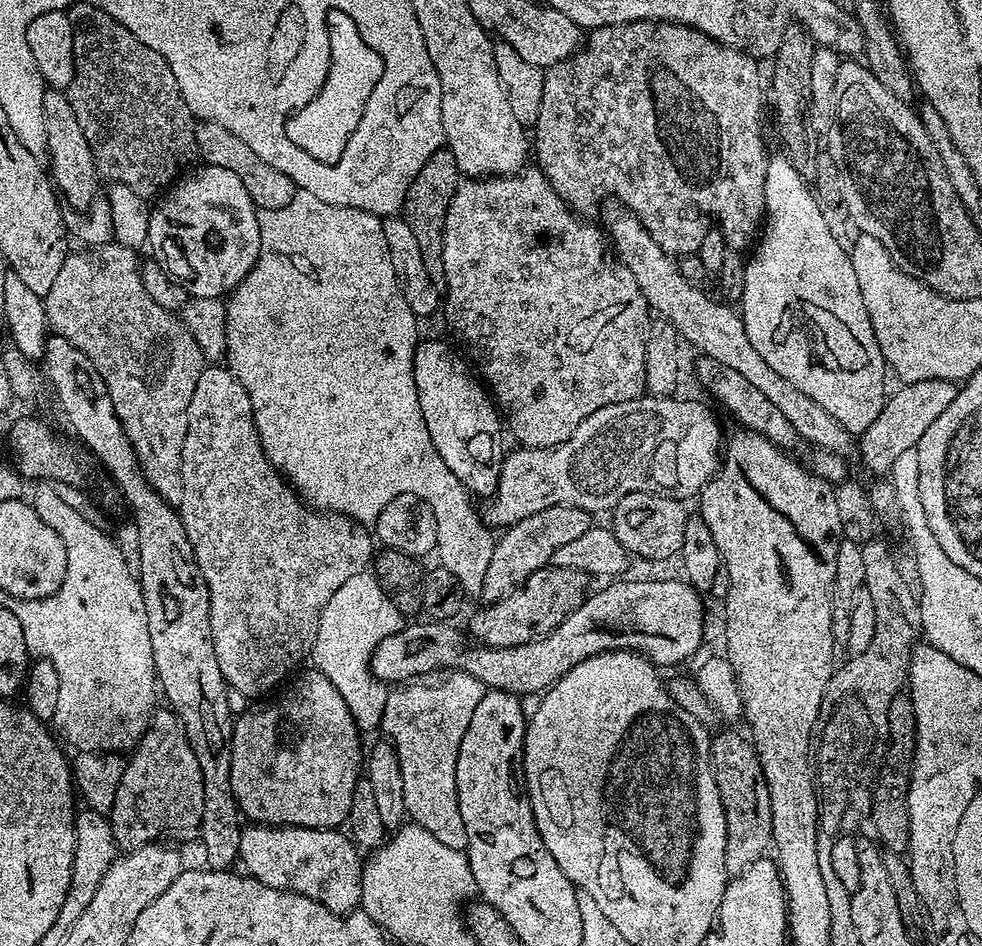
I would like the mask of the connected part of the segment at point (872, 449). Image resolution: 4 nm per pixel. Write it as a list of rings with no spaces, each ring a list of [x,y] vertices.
[[[923,380],[913,384],[901,383],[896,393],[889,395],[884,401],[884,409],[870,422],[870,426],[858,436],[858,456],[864,459],[864,464],[876,474],[891,473],[894,461],[905,450],[915,448],[916,444],[930,430],[942,410],[954,402],[958,391],[957,385],[951,380]]]

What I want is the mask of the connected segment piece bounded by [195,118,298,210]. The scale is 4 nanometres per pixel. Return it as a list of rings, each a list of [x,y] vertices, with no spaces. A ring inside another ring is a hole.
[[[204,118],[195,127],[199,159],[206,164],[226,166],[226,170],[238,174],[242,186],[246,186],[257,209],[278,210],[282,206],[286,206],[290,202],[290,198],[294,198],[294,194],[298,191],[297,181],[286,178],[286,174],[282,170],[278,170],[276,165],[262,162],[262,158],[258,154],[254,154],[254,150],[250,146],[246,146],[246,142],[242,138],[238,138],[236,132],[229,130],[227,124],[219,124],[211,118]]]

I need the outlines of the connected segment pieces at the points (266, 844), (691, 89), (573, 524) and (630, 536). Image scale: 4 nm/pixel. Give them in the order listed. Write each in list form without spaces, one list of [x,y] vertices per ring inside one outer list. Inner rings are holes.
[[[249,823],[240,833],[239,863],[244,863],[243,871],[254,877],[266,886],[278,890],[297,892],[306,898],[314,898],[326,910],[347,914],[360,908],[360,895],[362,894],[362,863],[361,849],[352,843],[351,835],[335,828],[303,828],[290,826],[289,828],[274,824]]]
[[[639,20],[622,26],[591,29],[580,51],[545,71],[542,110],[538,110],[534,125],[535,163],[550,186],[554,186],[556,193],[573,212],[588,218],[600,203],[603,205],[609,198],[615,198],[638,217],[654,242],[658,242],[658,246],[662,246],[662,250],[673,258],[696,256],[713,227],[712,220],[720,223],[718,231],[729,249],[751,249],[766,220],[766,166],[770,159],[770,152],[764,149],[764,132],[760,129],[760,68],[756,64],[759,63],[739,48],[719,44],[685,24],[671,24],[665,20]]]
[[[550,506],[522,522],[511,524],[499,533],[494,554],[490,557],[490,566],[486,566],[486,578],[482,578],[482,590],[478,596],[484,604],[493,604],[506,594],[514,591],[519,584],[524,584],[530,574],[549,567],[554,558],[554,550],[566,546],[574,538],[586,534],[594,526],[593,513],[578,506]]]
[[[631,492],[626,494],[611,509],[610,527],[622,542],[622,546],[633,557],[641,556],[644,560],[668,560],[675,557],[682,546],[682,534],[686,534],[686,522],[689,509],[683,508],[675,496],[662,496],[659,492]]]

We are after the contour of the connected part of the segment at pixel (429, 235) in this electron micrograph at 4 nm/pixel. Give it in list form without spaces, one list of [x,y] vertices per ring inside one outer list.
[[[445,146],[437,148],[434,154],[428,156],[428,161],[422,164],[413,175],[410,186],[404,190],[404,203],[402,205],[402,215],[406,226],[410,226],[414,238],[418,241],[418,247],[422,254],[422,263],[426,265],[426,274],[430,274],[430,282],[440,290],[444,288],[444,263],[442,262],[442,246],[444,245],[444,223],[446,214],[450,210],[450,198],[454,198],[454,190],[462,179],[458,164],[454,154]]]

